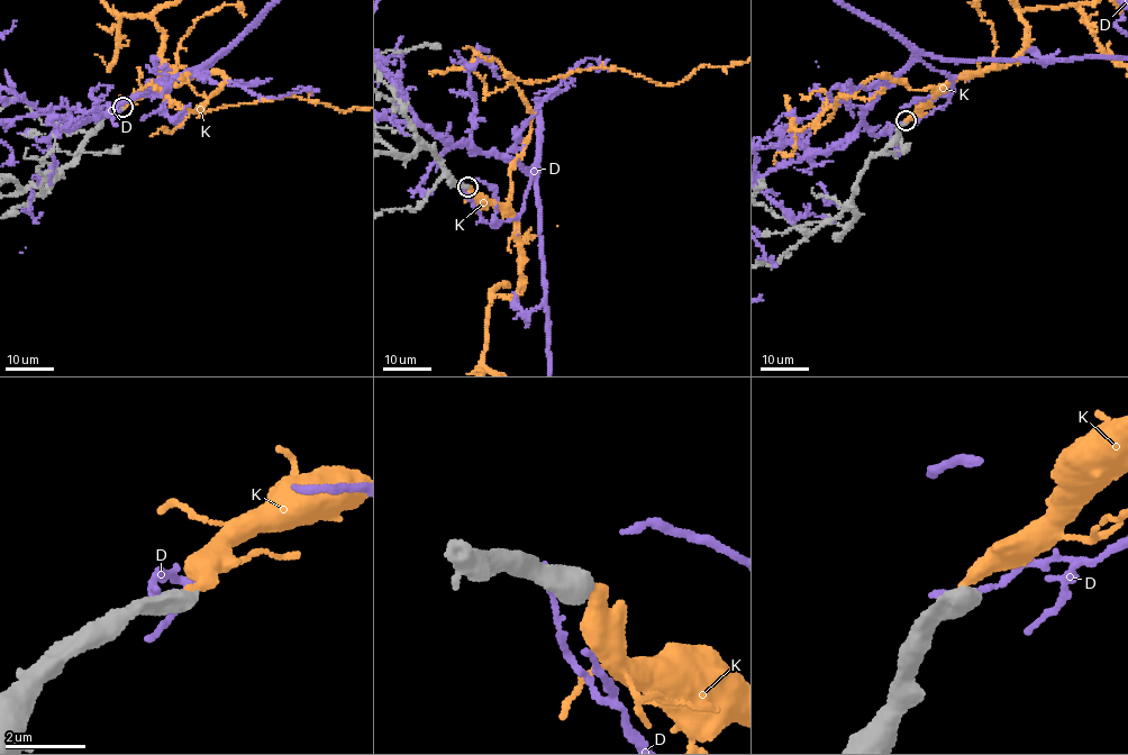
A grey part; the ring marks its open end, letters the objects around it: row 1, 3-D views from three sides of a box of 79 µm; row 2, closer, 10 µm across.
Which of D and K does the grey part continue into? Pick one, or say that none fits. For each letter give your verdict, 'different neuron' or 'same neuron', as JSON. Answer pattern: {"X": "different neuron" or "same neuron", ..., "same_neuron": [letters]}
{"D": "different neuron", "K": "same neuron", "same_neuron": ["K"]}

